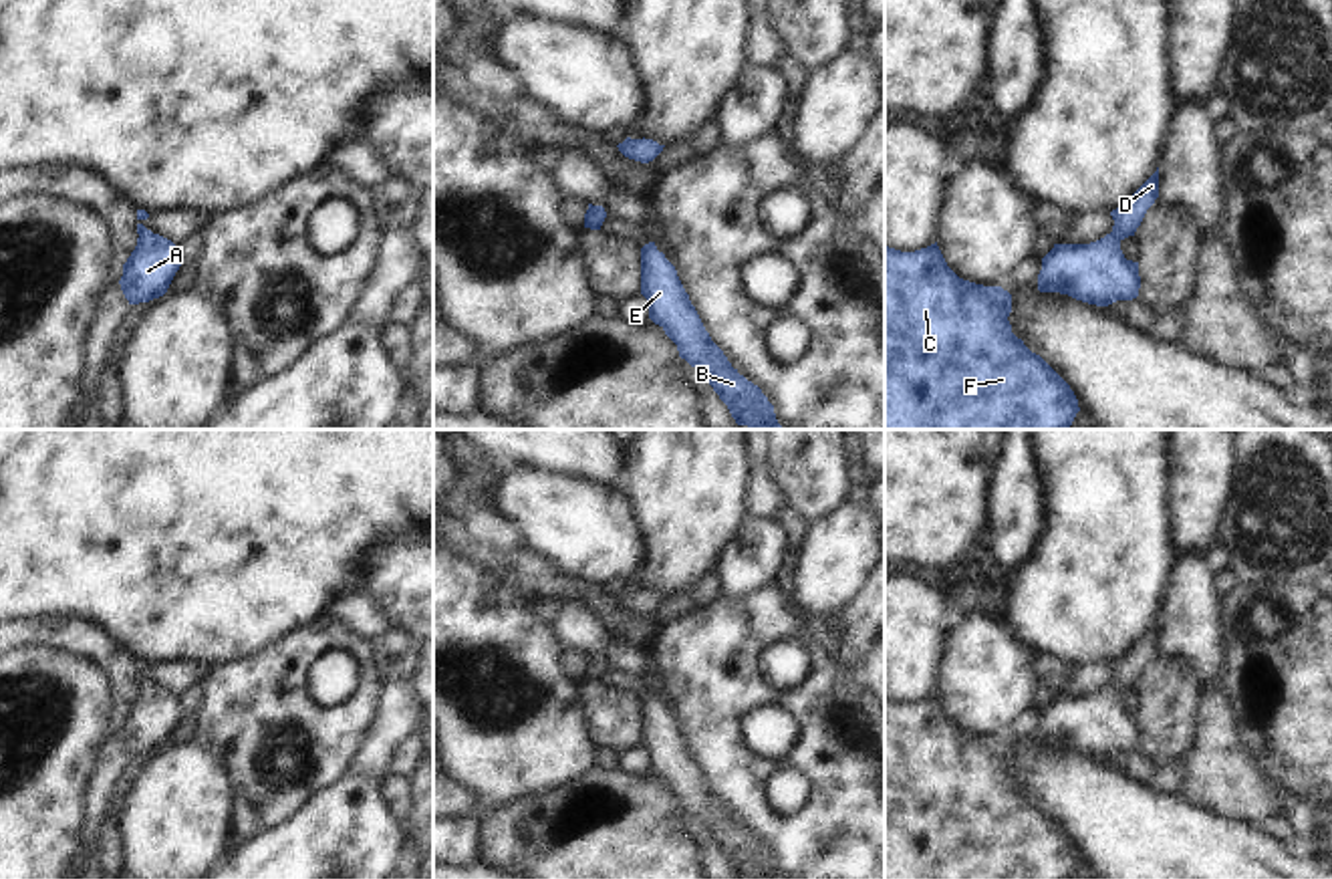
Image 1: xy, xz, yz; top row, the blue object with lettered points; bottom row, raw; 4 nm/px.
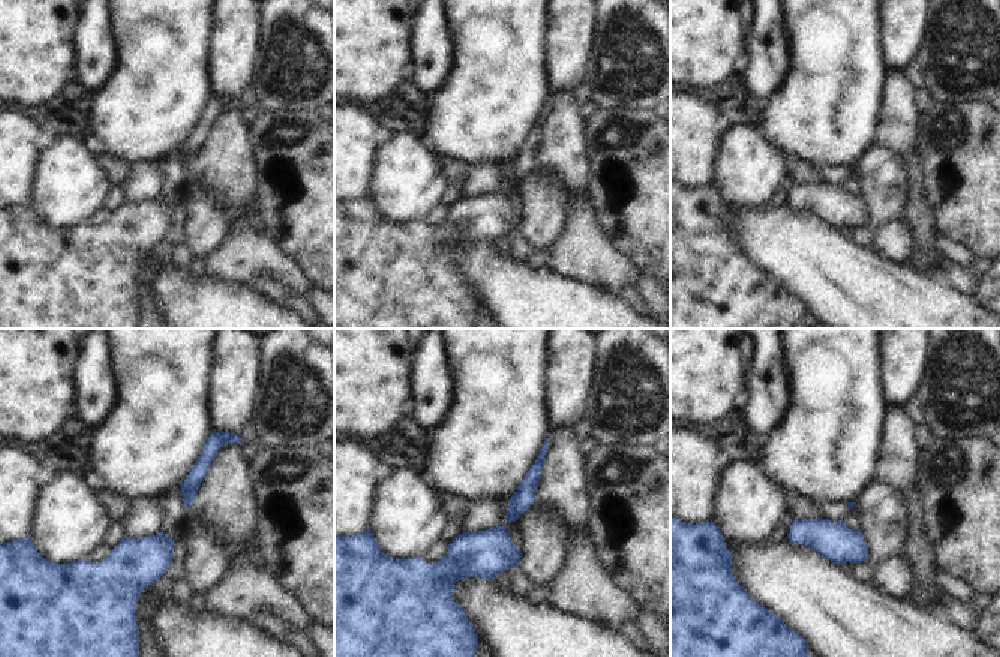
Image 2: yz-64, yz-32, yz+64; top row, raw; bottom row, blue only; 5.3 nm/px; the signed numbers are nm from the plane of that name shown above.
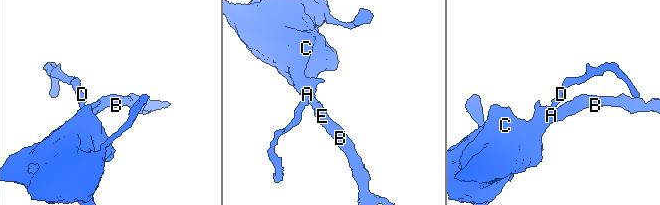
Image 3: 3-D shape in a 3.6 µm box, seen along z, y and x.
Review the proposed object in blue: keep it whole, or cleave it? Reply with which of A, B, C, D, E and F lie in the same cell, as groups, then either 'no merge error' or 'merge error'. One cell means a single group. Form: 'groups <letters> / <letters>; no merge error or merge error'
groups A B C D E F; no merge error

